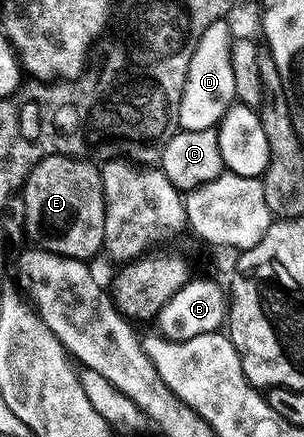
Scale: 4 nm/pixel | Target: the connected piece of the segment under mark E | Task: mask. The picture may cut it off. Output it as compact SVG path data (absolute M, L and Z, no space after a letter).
M52 154L35 164L33 171L26 176L23 187L25 230L33 241L30 243L39 243L42 250L50 250L68 258L93 260L97 253L102 253L105 245L105 197L98 163L81 161L85 160L67 154Z

